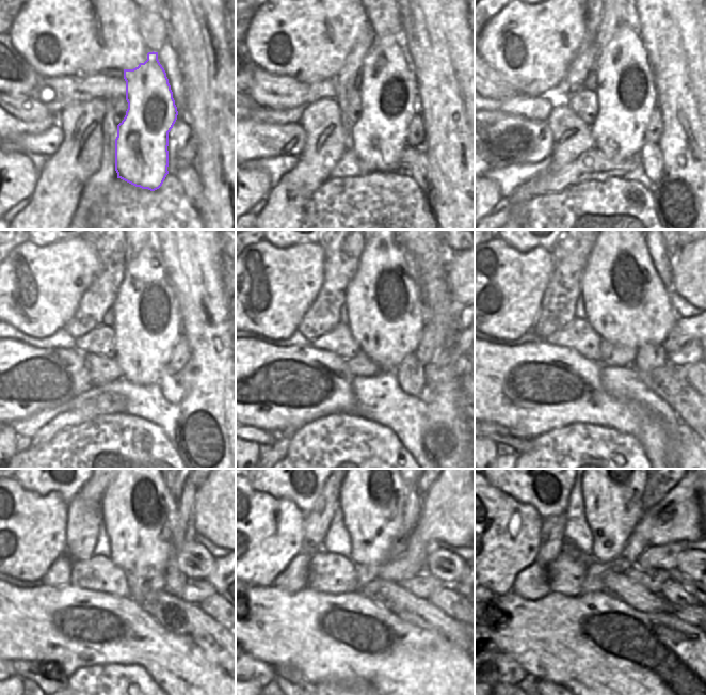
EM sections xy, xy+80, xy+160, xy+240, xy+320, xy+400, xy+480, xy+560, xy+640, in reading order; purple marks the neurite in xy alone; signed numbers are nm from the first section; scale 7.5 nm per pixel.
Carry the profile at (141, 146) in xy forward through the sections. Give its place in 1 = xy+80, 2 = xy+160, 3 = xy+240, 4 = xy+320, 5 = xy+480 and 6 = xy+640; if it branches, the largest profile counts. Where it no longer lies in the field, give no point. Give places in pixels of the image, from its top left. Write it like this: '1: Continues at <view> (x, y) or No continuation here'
1: Continues at xy+80 (389, 95)
2: Continues at xy+160 (626, 92)
3: Continues at xy+240 (147, 325)
4: Continues at xy+320 (384, 300)
5: Continues at xy+480 (139, 511)
6: Continues at xy+640 (612, 490).

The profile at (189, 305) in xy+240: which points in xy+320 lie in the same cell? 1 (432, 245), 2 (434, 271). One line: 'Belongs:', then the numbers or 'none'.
Belongs: 1, 2

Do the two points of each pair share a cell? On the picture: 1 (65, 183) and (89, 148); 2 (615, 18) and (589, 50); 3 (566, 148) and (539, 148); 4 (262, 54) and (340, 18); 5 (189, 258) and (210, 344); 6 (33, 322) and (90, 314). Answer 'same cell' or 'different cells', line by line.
1: same cell
2: different cells
3: different cells
4: same cell
5: same cell
6: different cells

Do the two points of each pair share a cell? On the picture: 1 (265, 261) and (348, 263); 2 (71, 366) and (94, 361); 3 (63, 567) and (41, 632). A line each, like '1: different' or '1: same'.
1: different
2: different
3: different

